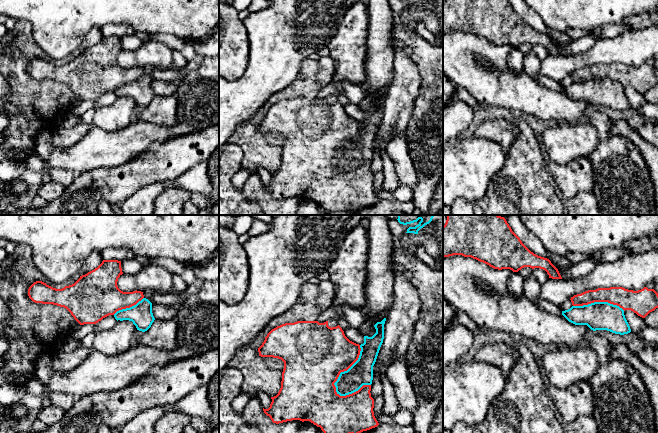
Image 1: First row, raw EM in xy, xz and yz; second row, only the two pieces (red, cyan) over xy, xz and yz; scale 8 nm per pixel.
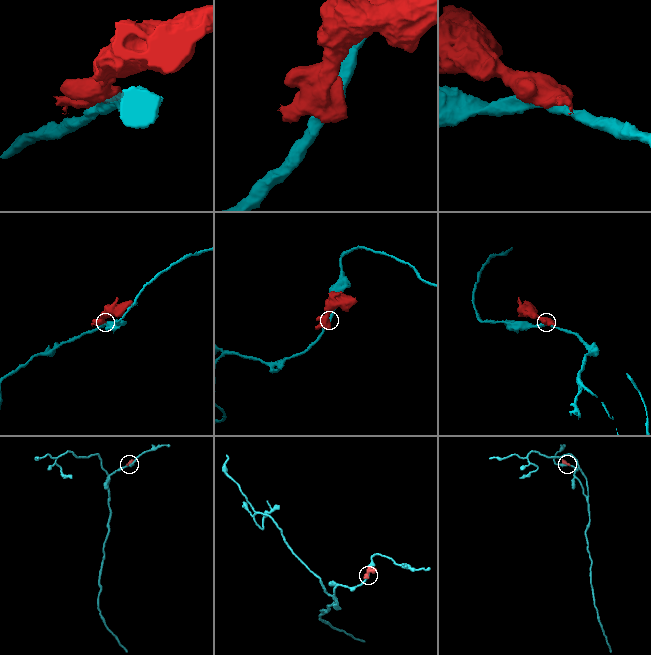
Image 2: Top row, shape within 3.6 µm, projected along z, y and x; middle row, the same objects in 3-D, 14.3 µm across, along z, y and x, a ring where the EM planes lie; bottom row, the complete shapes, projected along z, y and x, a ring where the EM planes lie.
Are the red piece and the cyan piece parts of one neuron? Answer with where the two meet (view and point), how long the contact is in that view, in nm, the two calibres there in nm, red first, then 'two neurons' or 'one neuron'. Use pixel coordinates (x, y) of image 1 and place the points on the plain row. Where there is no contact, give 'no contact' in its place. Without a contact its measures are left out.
xz (344, 146) | 440 nm | 460/190 nm | two neurons

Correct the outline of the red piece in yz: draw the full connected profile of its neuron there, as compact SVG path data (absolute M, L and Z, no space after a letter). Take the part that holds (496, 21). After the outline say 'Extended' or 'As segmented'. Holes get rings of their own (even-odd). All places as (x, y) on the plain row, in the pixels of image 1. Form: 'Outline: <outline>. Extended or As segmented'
Outline: M445 0L443 2L443 34L453 31L471 33L498 46L510 45L513 48L518 48L524 43L540 44L547 48L549 54L562 55L558 45L551 37L531 28L512 7L509 0Z. As segmented

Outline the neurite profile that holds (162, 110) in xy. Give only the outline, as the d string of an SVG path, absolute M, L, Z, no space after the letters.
M154 96L151 103L135 117L136 121L143 121L164 127L177 124L177 96Z

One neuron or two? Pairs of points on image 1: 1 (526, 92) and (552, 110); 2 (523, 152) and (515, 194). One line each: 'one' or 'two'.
1: one
2: one

